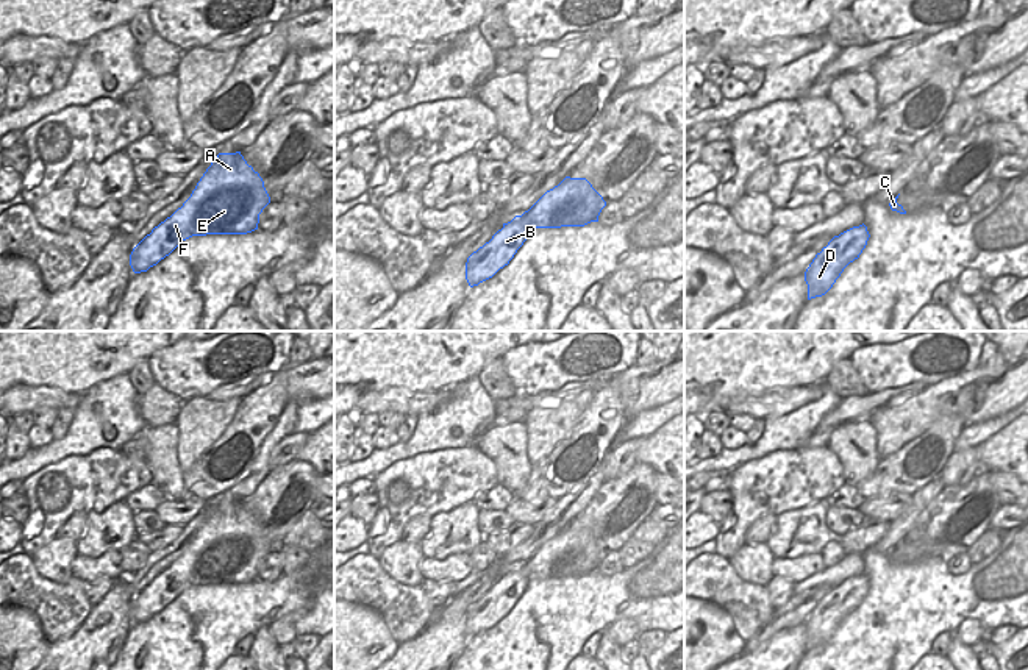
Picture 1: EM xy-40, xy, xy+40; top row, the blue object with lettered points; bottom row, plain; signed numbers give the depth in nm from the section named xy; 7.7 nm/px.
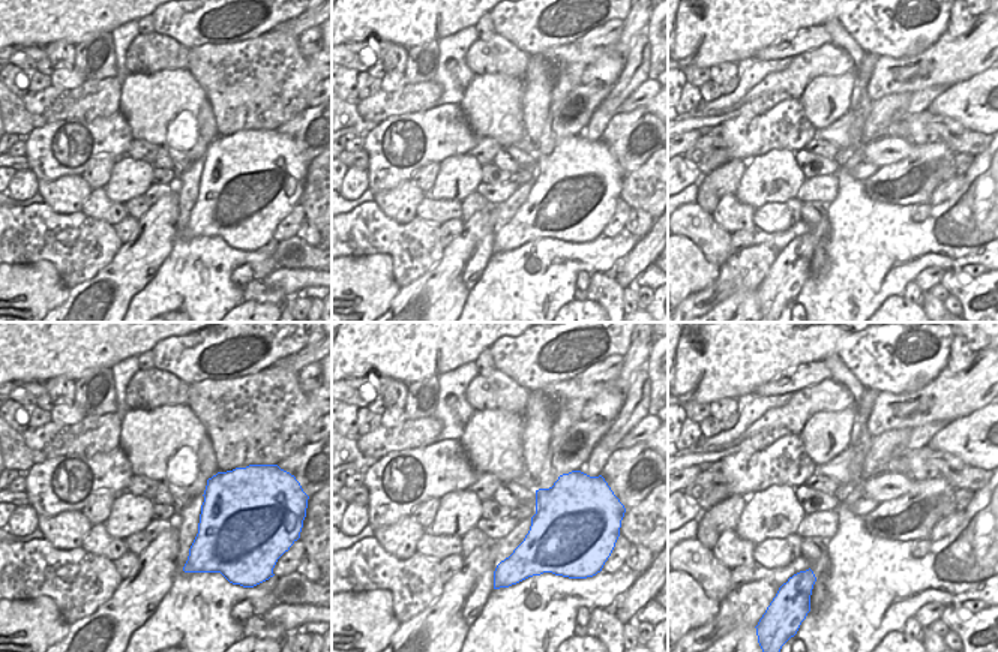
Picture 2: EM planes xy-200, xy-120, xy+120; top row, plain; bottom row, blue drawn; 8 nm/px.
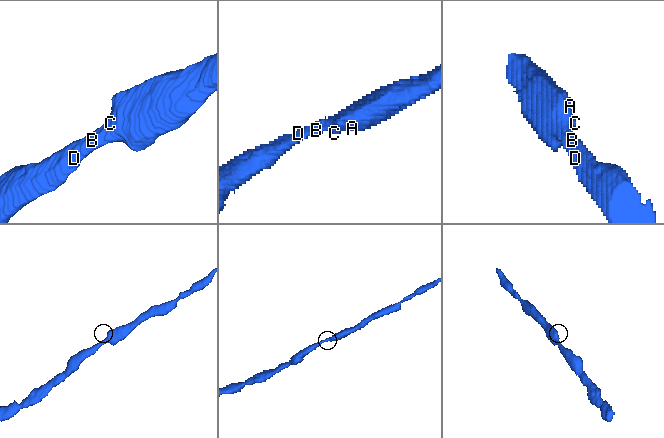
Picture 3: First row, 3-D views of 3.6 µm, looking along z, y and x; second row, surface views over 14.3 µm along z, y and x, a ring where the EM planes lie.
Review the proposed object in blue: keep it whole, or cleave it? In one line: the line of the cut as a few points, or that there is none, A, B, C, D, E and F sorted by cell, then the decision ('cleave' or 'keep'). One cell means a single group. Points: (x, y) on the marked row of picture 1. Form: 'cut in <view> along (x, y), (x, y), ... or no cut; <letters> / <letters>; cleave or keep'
no cut; A B C D E F; keep

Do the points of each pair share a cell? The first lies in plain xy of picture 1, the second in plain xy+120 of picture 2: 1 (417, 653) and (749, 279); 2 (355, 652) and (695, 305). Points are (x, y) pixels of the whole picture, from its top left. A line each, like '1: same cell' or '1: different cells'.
1: different cells
2: different cells

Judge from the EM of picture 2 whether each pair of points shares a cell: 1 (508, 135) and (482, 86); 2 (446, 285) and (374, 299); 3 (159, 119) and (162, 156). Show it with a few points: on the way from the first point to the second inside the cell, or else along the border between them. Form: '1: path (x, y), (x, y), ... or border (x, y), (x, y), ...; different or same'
1: path (505, 123), (488, 98); same
2: border (399, 287), (389, 306); different
3: border (161, 147), (168, 155), (173, 168); different

